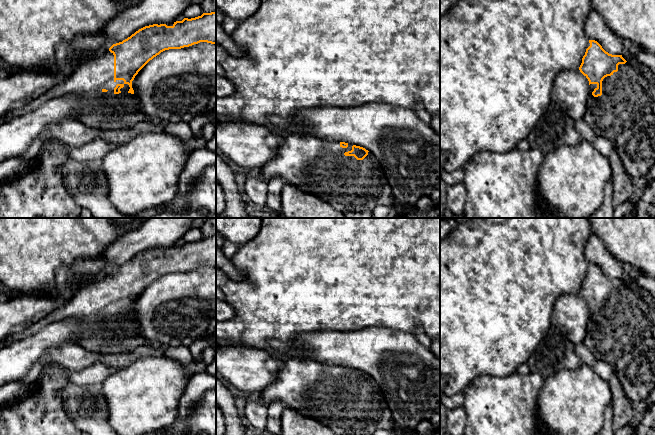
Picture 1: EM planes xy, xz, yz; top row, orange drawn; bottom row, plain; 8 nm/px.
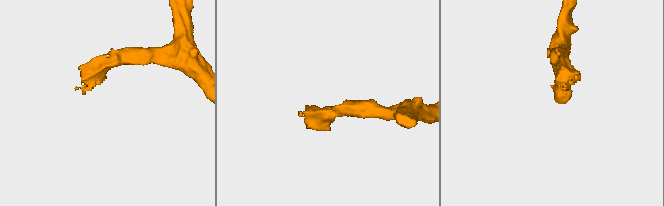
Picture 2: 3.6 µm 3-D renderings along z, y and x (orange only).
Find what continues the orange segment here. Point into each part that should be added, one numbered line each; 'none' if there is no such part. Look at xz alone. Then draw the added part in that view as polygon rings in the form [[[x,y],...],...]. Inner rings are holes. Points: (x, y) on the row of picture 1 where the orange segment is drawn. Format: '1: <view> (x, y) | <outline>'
none

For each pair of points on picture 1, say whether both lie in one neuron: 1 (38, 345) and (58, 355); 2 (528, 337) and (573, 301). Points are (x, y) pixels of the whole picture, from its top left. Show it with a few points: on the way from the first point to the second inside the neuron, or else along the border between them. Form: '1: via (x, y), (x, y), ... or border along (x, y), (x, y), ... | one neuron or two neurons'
1: border along (72, 342), (52, 348), (33, 367) | two neurons
2: border along (558, 297), (554, 304), (550, 325) | two neurons

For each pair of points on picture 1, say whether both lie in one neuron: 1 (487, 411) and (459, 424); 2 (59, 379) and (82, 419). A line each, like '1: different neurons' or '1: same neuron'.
1: different neurons
2: different neurons

